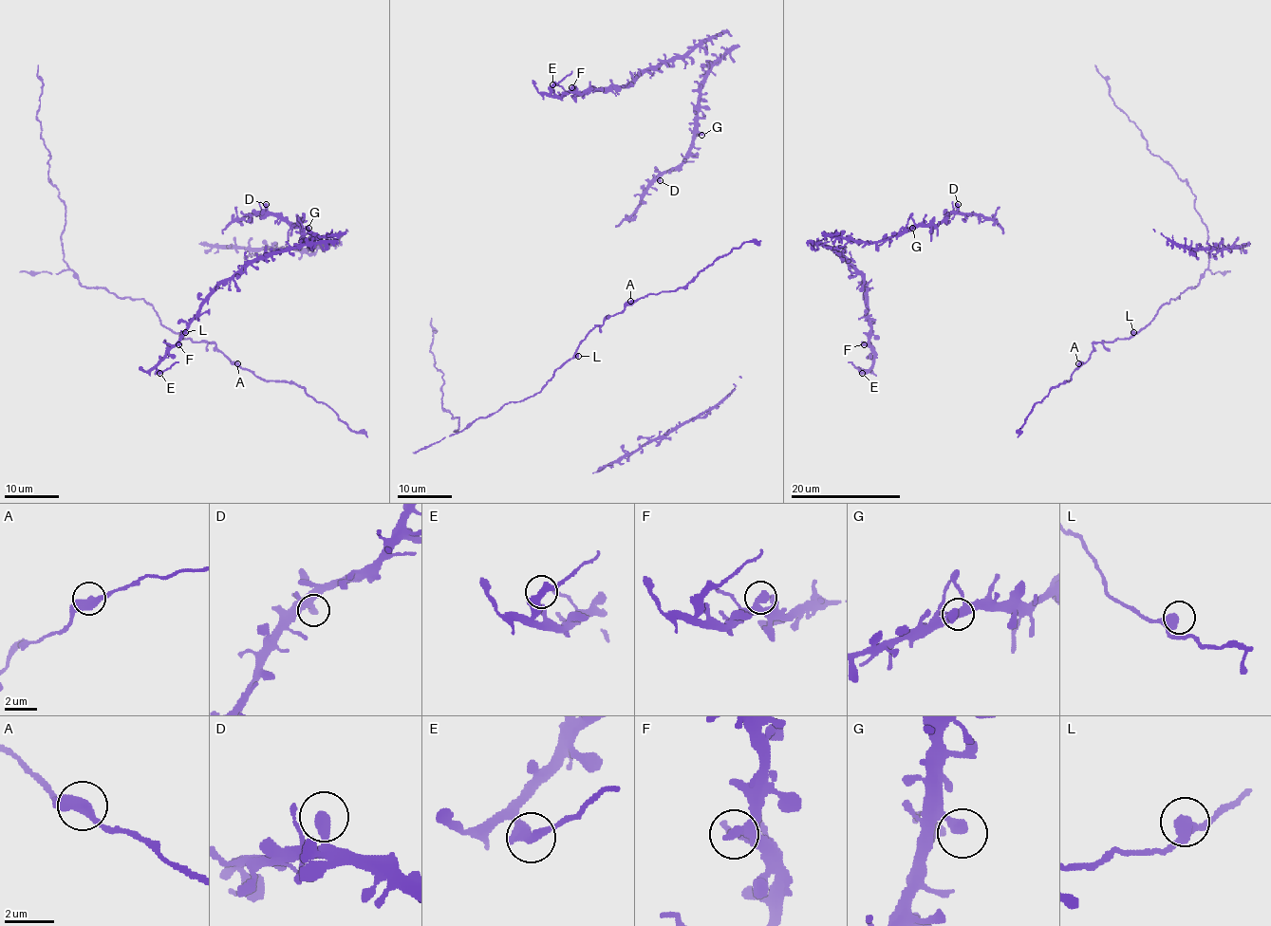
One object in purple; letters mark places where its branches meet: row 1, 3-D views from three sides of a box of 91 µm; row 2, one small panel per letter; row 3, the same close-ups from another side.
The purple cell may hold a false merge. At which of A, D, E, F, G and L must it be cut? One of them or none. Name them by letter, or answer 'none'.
E

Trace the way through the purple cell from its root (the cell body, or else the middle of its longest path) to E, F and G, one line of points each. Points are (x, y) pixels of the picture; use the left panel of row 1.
E: (222, 233), (245, 215), (269, 212), (297, 225), (307, 241), (324, 237), (266, 253), (226, 278), (158, 373)
F: (222, 233), (245, 215), (269, 212), (297, 225), (307, 241), (324, 237), (247, 262), (203, 305), (178, 344)
G: (222, 233), (232, 222), (260, 212), (275, 213), (290, 225), (308, 228)

